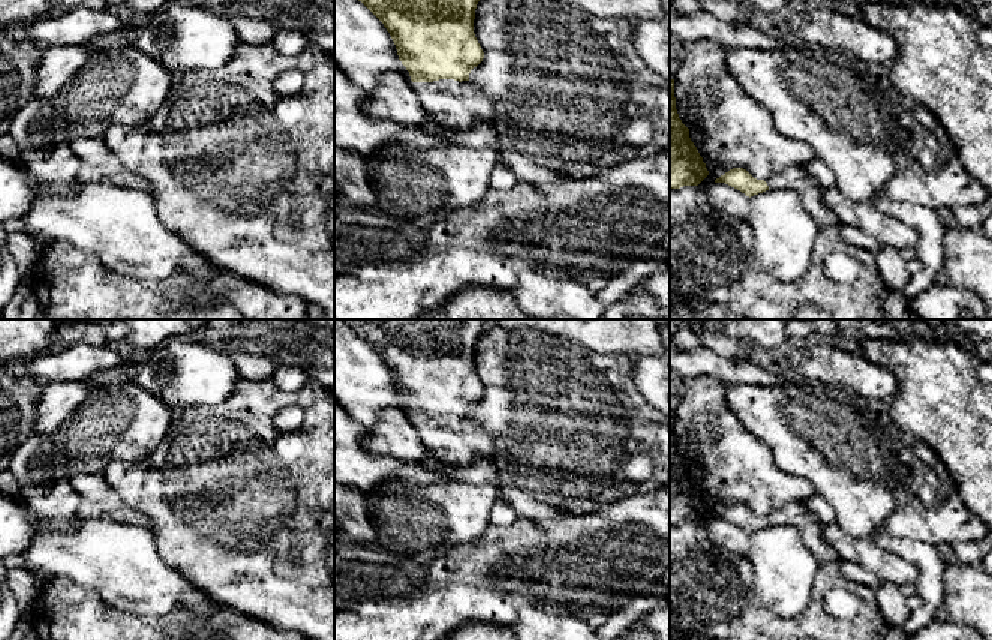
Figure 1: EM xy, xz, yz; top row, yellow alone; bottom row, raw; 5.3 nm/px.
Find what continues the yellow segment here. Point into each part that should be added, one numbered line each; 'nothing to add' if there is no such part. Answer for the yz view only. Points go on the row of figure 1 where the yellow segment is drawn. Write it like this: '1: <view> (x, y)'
1: yz (794, 177)

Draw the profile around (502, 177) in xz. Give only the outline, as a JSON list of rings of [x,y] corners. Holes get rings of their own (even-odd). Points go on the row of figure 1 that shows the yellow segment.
[[[497,163],[490,175],[490,189],[493,190],[506,190],[514,187],[518,183],[518,177],[514,174],[514,171],[505,165]]]

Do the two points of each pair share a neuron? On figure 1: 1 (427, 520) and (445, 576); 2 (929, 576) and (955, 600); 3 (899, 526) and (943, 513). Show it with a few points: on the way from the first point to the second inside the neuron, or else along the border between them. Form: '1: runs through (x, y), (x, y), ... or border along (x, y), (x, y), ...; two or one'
1: border along (474, 540), (450, 544), (441, 550); two
2: border along (946, 567), (941, 604); two
3: runs through (910, 520), (917, 514), (932, 514); one

